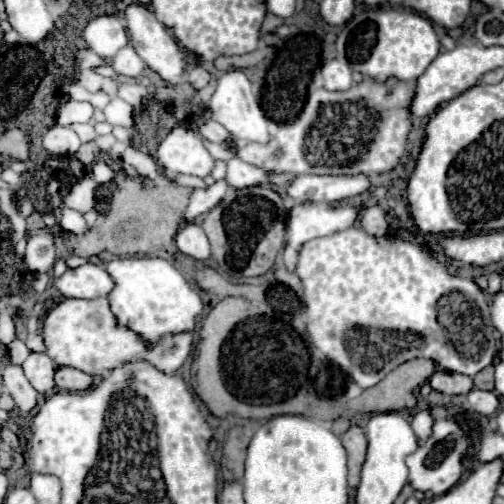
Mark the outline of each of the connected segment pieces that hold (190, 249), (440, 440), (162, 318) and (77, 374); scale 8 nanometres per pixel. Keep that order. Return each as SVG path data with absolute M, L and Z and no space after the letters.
M184 224L176 236L178 250L194 260L208 260L212 256L210 242L204 234L204 230L196 224Z
M456 418L434 420L432 434L418 444L418 450L412 456L406 458L412 488L420 492L432 492L436 496L446 494L462 476L464 460L466 460L470 444L472 444L470 432L462 422L458 422Z
M112 258L104 264L108 274L116 282L116 290L108 296L112 312L118 322L132 326L146 342L156 342L164 334L176 334L180 330L192 330L196 316L202 314L202 298L190 286L190 282L162 258Z
M60 368L54 376L56 386L62 390L70 390L70 392L84 392L94 384L94 378L90 374L84 374L76 368Z

